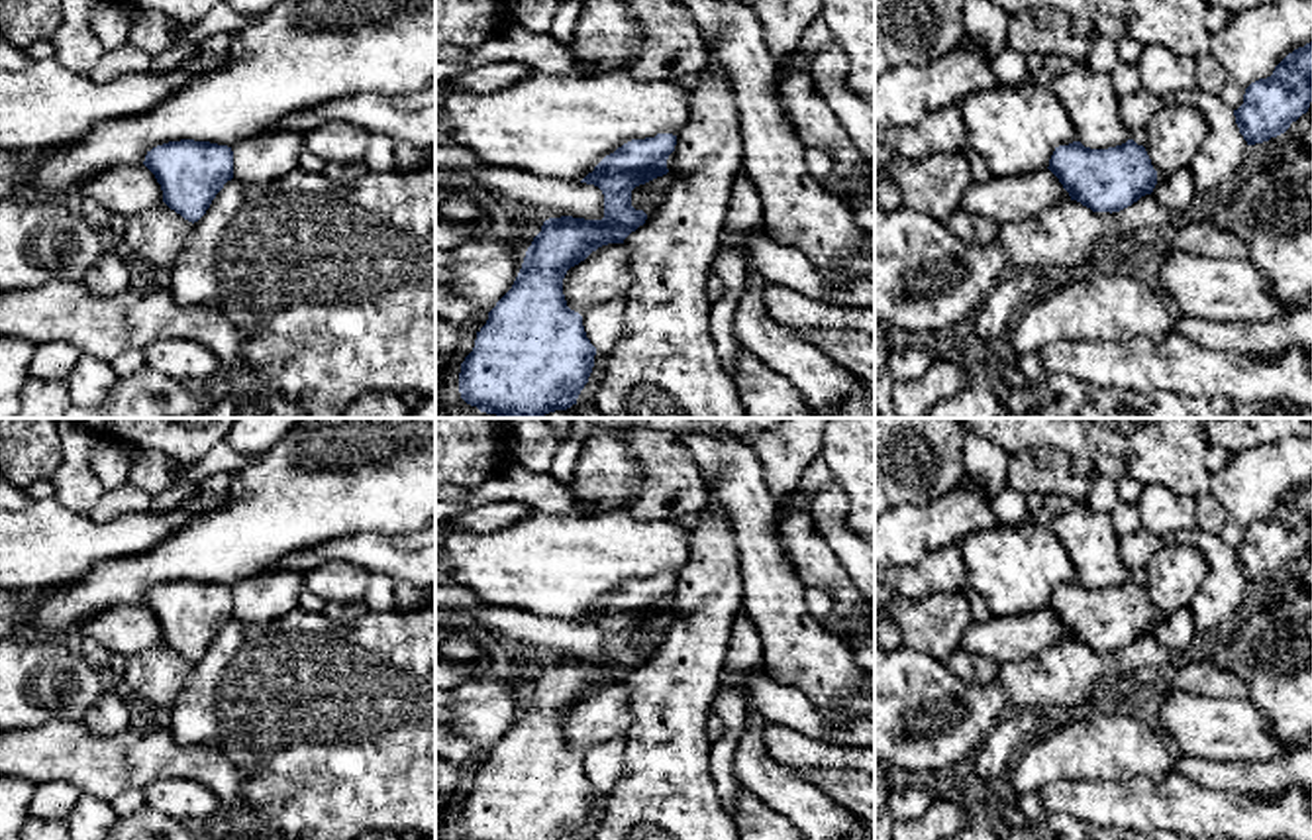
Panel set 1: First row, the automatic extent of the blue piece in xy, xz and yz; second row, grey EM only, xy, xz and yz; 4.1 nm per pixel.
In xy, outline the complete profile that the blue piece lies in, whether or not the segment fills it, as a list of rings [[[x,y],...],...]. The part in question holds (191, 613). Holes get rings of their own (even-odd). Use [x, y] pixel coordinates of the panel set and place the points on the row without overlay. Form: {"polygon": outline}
{"polygon": [[[180,579],[147,591],[143,604],[155,614],[163,642],[198,661],[216,634],[233,618],[233,591],[210,581]]]}

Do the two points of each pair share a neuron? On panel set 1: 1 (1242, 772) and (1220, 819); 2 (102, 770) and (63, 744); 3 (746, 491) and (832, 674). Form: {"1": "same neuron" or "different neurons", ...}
{"1": "different neurons", "2": "same neuron", "3": "same neuron"}

